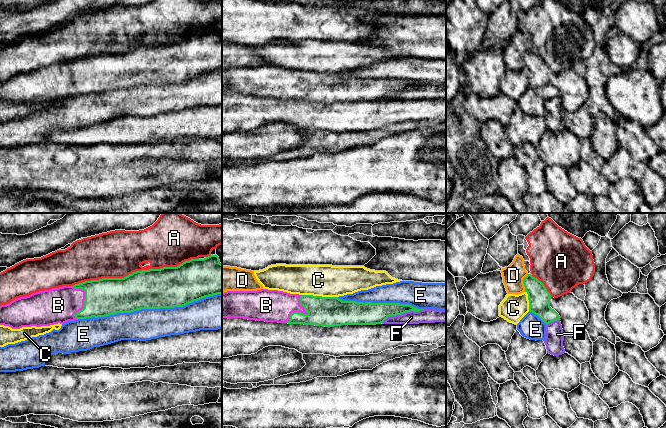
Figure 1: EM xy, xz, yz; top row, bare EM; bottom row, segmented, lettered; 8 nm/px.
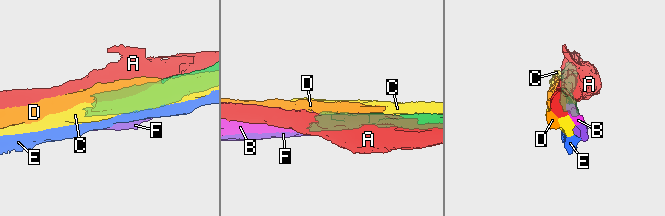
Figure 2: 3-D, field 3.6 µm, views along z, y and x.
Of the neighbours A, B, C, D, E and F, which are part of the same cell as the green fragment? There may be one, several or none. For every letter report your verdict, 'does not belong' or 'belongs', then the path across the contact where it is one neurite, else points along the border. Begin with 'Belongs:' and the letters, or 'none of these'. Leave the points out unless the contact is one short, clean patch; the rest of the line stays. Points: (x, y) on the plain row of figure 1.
Belongs: B
A: does not belong
B: belongs
C: does not belong
D: does not belong
E: does not belong
F: does not belong

